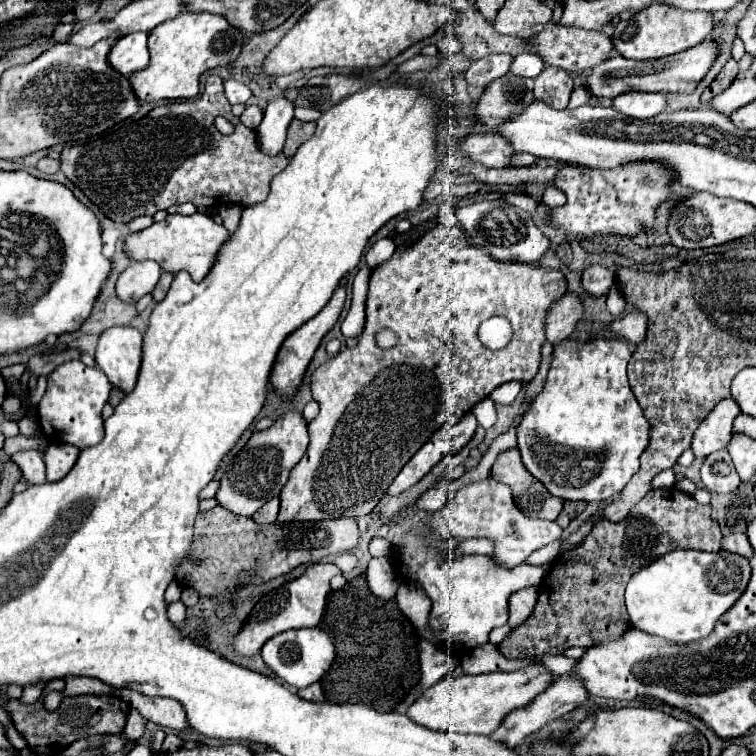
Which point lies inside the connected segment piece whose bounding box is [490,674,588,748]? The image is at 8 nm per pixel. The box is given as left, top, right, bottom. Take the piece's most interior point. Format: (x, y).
(564, 694)

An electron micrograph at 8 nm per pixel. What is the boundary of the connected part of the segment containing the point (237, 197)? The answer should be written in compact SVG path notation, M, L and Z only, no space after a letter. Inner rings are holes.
M208 76L204 84L204 94L196 100L156 106L144 118L128 122L118 130L106 132L84 146L66 146L60 154L60 170L66 174L66 178L114 222L130 222L136 216L154 216L158 210L166 210L174 204L184 202L192 202L194 206L216 206L218 200L226 204L252 206L266 200L270 180L286 166L288 158L284 154L262 154L256 144L254 130L246 128L240 118L230 112L230 102L224 96L220 76ZM216 116L224 116L228 122L234 124L234 132L230 136L224 136L216 130Z

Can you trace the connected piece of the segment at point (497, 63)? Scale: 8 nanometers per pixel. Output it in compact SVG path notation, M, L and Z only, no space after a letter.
M490 54L482 60L476 60L470 64L470 68L464 74L466 82L470 86L486 88L490 82L494 82L496 78L504 76L510 70L510 62L512 62L512 56L506 56L506 54Z

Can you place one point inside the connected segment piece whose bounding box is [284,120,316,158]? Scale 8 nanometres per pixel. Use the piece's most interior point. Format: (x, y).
(299, 132)

